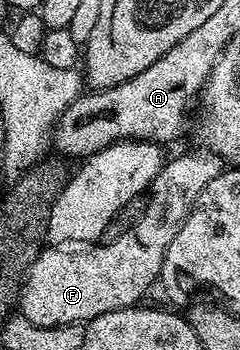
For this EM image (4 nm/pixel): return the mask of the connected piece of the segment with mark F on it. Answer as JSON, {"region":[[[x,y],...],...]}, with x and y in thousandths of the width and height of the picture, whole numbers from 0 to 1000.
{"region":[[[821,431],[775,434],[729,457],[696,454],[679,466],[675,489],[658,494],[617,540],[625,574],[613,577],[608,597],[579,611],[575,631],[529,663],[500,666],[479,686],[446,683],[438,691],[346,706],[358,709],[346,720],[275,720],[292,714],[258,703],[208,703],[163,720],[158,734],[125,751],[100,791],[83,897],[150,931],[250,934],[258,926],[371,920],[417,897],[467,886],[563,877],[588,860],[575,854],[638,811],[646,820],[650,803],[671,791],[683,726],[700,726],[700,703],[717,703],[717,680],[750,669],[750,646],[767,646],[792,597],[833,566],[850,531],[867,531],[867,520],[883,520],[883,509],[900,509],[933,486],[933,463],[896,434]]]}

